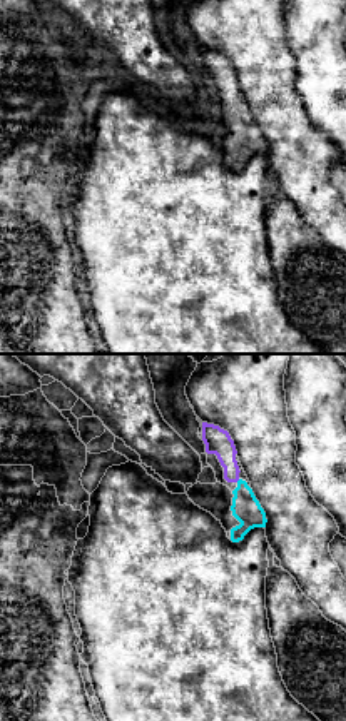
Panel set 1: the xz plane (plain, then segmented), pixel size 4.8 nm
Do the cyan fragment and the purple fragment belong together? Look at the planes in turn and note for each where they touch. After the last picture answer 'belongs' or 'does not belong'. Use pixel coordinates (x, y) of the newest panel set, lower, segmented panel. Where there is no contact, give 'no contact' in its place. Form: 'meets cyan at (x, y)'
no contact

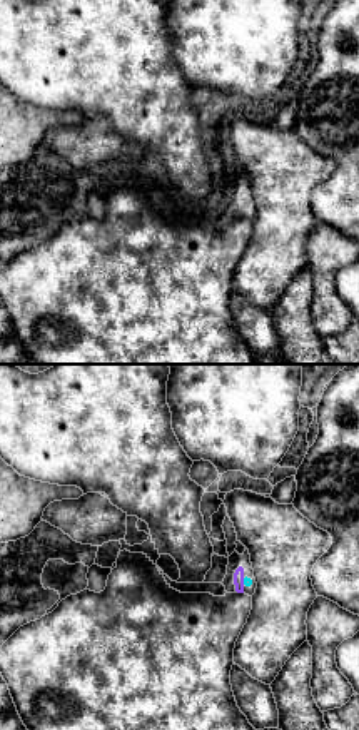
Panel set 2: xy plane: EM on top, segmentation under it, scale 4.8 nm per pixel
meets cyan at (244, 582)

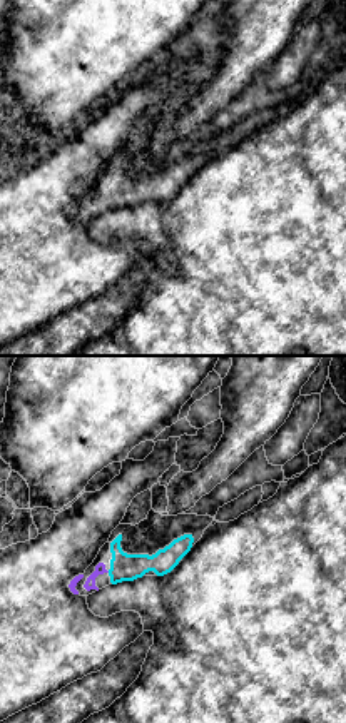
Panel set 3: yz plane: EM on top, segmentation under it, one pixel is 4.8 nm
no contact

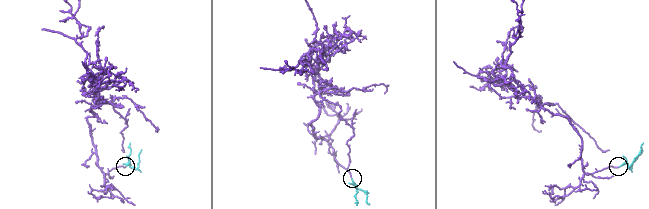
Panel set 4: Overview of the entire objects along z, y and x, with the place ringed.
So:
belongs

